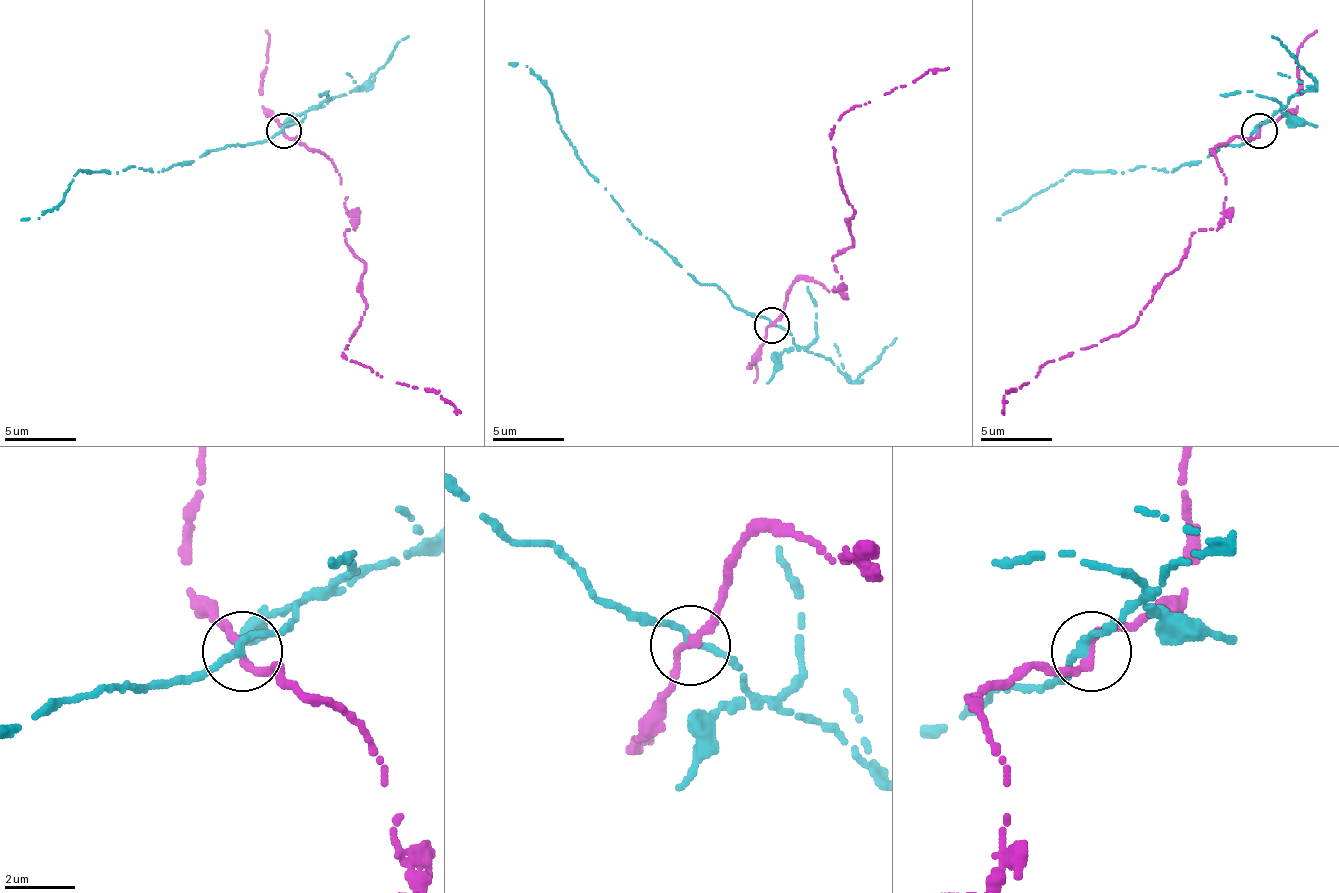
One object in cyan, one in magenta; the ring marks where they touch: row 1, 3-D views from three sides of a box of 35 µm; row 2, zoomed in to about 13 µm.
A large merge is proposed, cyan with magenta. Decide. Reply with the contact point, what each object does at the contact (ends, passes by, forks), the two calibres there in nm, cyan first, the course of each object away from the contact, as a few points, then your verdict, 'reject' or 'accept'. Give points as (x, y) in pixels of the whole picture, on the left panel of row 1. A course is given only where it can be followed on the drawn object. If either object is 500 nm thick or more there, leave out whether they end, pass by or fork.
(283, 130) | cyan passes by | magenta passes by | 220/220 nm | cyan via (284, 131), (245, 146), (209, 149), (159, 171), (138, 167), (80, 171), (59, 203), (38, 217), (20, 221) | magenta via (284, 131), (342, 178), (345, 239), (363, 264), (363, 317), (342, 357), (435, 389), (460, 414) | reject

